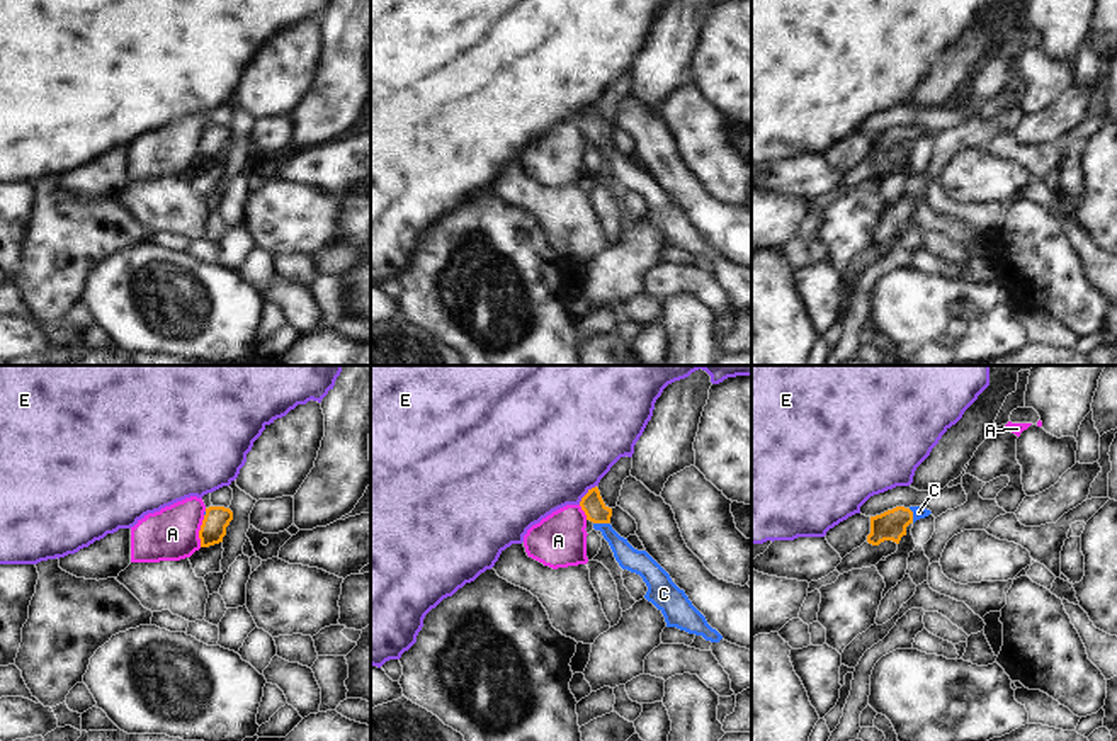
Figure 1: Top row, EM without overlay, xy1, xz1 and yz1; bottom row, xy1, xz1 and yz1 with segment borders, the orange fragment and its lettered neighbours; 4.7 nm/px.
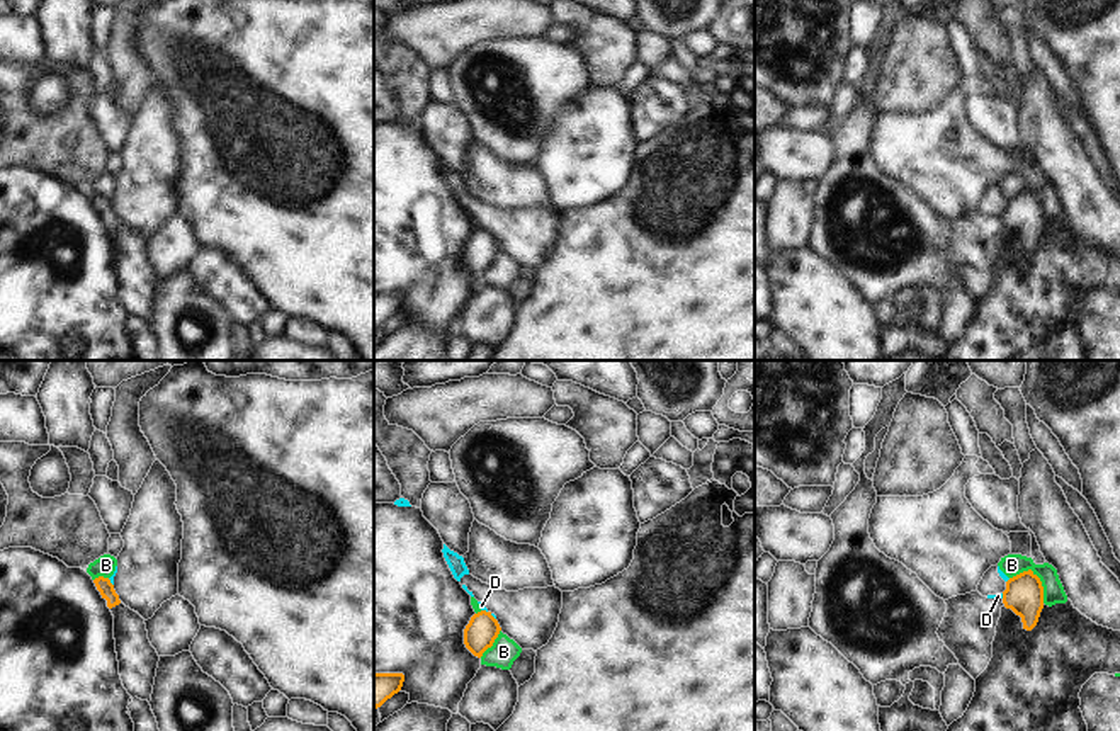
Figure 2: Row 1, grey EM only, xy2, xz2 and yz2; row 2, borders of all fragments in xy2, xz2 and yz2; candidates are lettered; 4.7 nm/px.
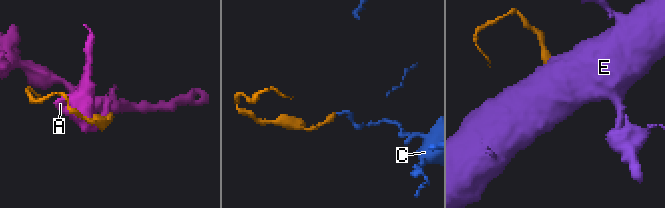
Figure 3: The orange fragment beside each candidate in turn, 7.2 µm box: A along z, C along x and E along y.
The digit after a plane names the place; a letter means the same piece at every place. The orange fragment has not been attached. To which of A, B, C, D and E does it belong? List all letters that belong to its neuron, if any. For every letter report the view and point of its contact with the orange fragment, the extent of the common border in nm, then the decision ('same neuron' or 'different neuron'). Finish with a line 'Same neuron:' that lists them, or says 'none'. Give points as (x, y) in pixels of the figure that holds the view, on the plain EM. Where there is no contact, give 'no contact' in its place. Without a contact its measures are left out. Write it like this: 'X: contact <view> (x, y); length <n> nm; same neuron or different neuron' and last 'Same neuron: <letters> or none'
A: contact xy1 (199, 150); length 150 nm; different neuron
B: contact yz2 (1037, 196); length 200 nm; different neuron
C: contact xz1 (602, 141); length 80 nm; same neuron
D: contact xy2 (109, 201); length 50 nm; different neuron
E: contact xz1 (585, 114); length 130 nm; different neuron
Same neuron: C

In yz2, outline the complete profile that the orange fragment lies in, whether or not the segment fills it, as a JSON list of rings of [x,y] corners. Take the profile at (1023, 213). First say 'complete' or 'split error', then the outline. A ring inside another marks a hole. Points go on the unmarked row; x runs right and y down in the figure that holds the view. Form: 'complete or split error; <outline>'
complete; [[[1023,190],[1006,201],[1003,223],[1021,236],[1023,248],[1032,250],[1044,228],[1044,206],[1040,197],[1032,190]]]

